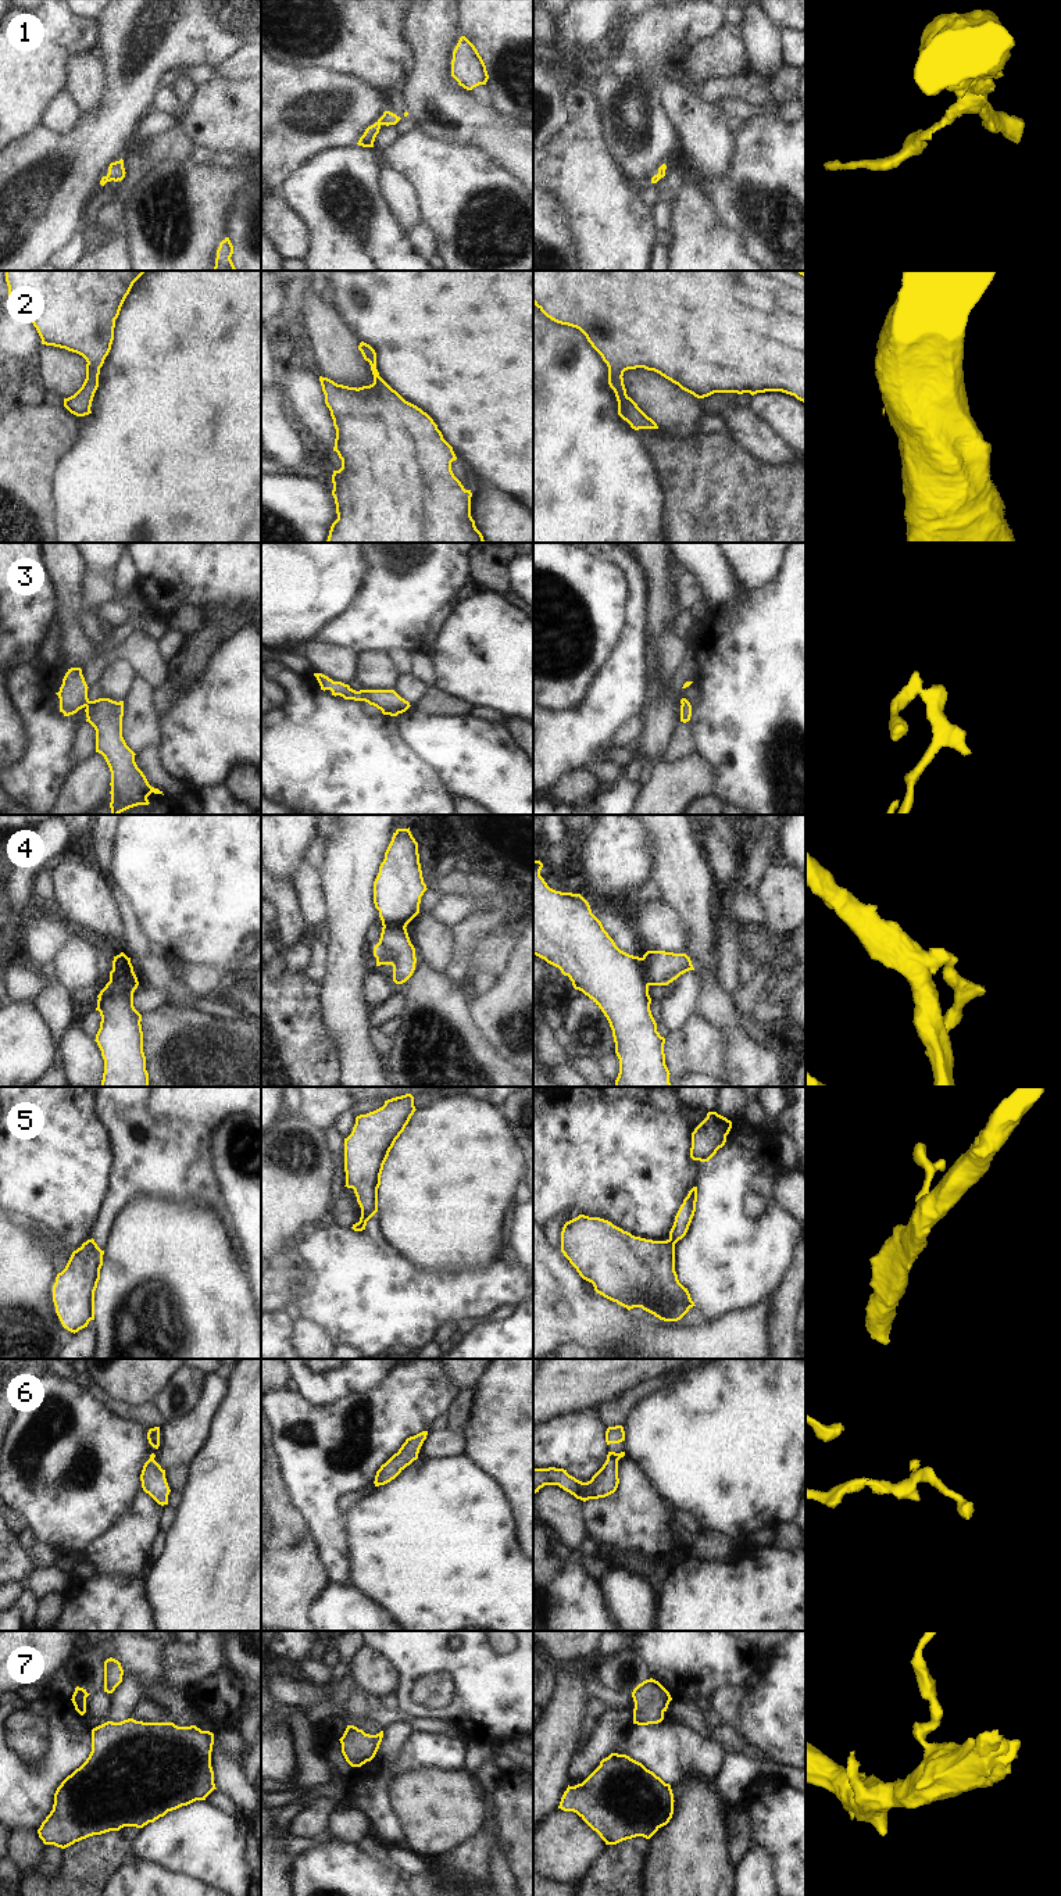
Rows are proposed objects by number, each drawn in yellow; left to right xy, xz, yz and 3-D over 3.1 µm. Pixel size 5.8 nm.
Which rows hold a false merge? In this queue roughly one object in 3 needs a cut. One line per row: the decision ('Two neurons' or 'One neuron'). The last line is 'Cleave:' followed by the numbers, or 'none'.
1: One neuron
2: One neuron
3: One neuron
4: Two neurons
5: One neuron
6: One neuron
7: One neuron
Cleave: 4

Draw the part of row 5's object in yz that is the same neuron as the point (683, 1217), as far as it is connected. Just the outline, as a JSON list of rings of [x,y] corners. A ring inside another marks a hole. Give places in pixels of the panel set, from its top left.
[[[697,1187],[680,1205],[667,1241],[635,1237],[600,1217],[579,1214],[567,1221],[561,1231],[561,1252],[579,1276],[592,1283],[594,1291],[628,1310],[642,1307],[664,1321],[680,1320],[696,1306],[675,1271],[675,1244],[682,1239],[696,1212]]]

